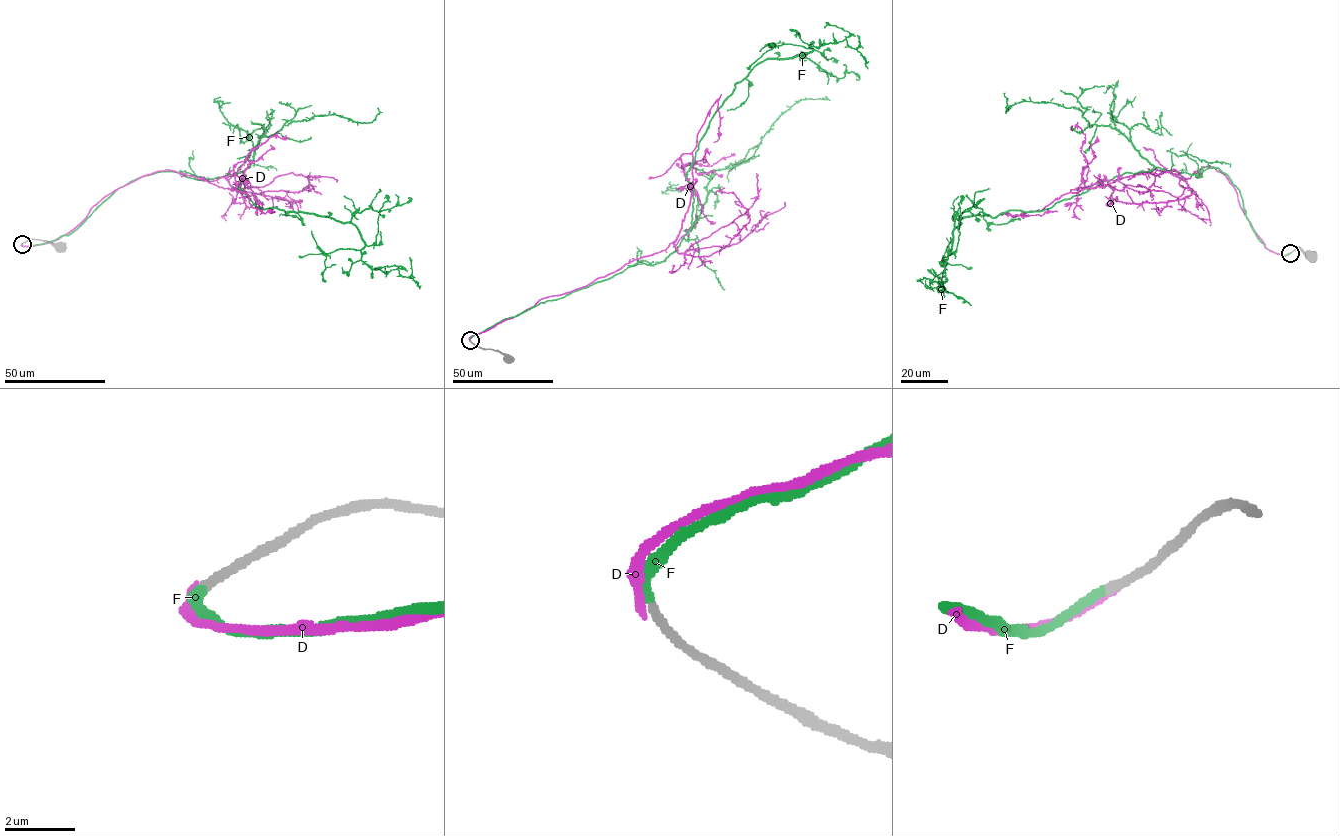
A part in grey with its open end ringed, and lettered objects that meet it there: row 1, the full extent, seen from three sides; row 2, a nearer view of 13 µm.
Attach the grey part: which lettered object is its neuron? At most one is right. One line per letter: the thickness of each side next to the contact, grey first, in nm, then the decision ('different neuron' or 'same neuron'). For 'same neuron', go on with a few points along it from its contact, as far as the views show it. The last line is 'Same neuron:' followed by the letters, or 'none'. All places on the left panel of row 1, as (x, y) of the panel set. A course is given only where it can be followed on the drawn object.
D: 280/240 nm | different neuron
F: 280/300 nm | same neuron | via (22, 244), (72, 232), (144, 175), (242, 171), (259, 208), (352, 223), (372, 269), (407, 277), (409, 257)
Same neuron: F

